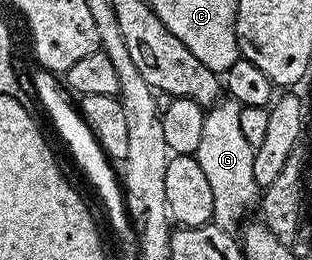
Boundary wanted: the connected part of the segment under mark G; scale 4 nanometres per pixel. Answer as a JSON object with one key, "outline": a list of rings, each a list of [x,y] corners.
{"outline":[[[228,98],[222,99],[208,109],[203,122],[203,139],[199,141],[199,150],[195,154],[199,166],[203,166],[203,174],[206,175],[207,182],[211,185],[211,194],[215,198],[213,220],[226,230],[232,229],[234,227],[232,224],[240,225],[246,219],[246,217],[244,218],[245,211],[248,208],[256,209],[259,204],[259,189],[255,182],[255,162],[253,161],[255,150],[251,146],[251,142],[247,142],[246,135],[243,134],[239,122],[241,110],[240,104],[236,104],[234,100]]]}

